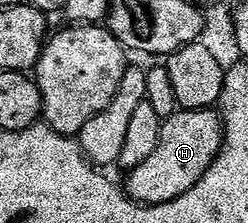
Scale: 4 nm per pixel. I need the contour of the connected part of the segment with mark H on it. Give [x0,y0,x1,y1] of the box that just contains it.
[125,108,222,205]

